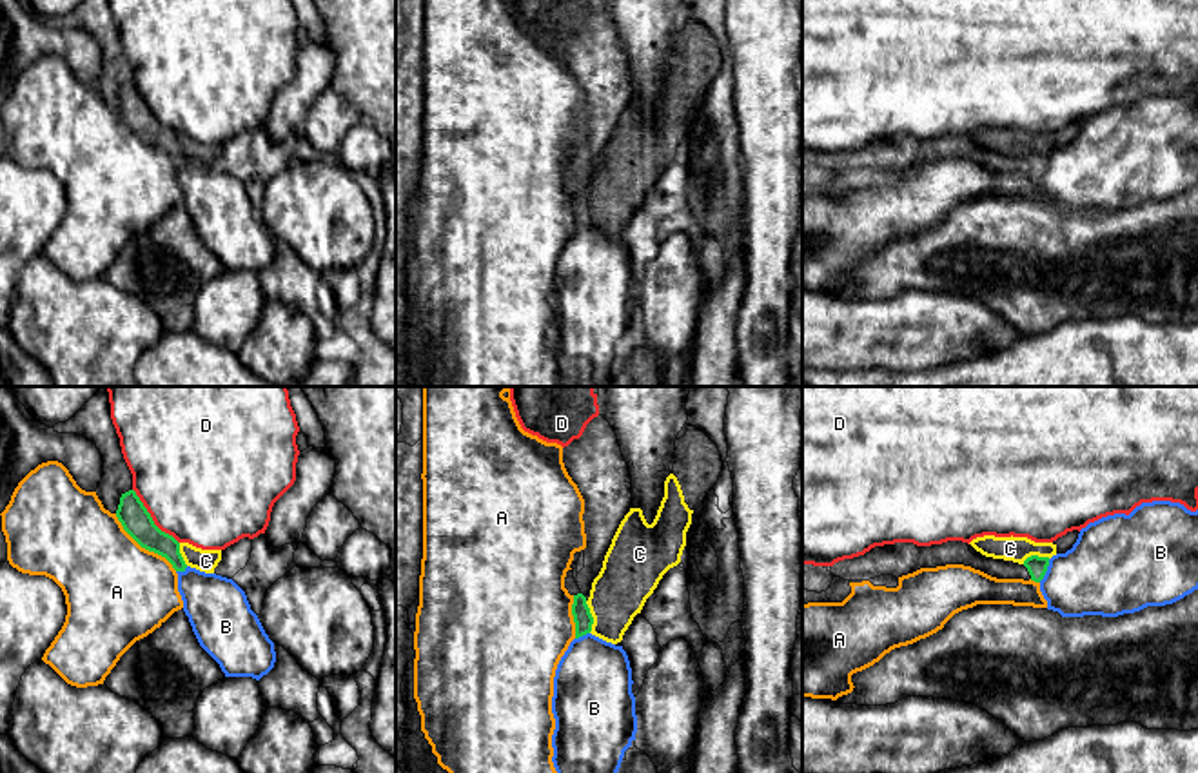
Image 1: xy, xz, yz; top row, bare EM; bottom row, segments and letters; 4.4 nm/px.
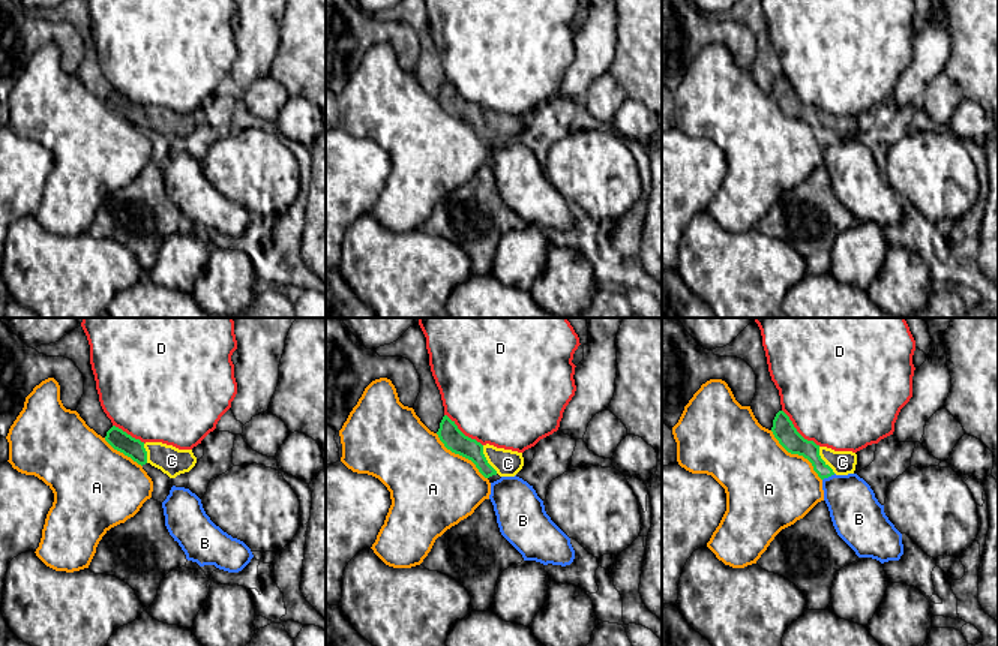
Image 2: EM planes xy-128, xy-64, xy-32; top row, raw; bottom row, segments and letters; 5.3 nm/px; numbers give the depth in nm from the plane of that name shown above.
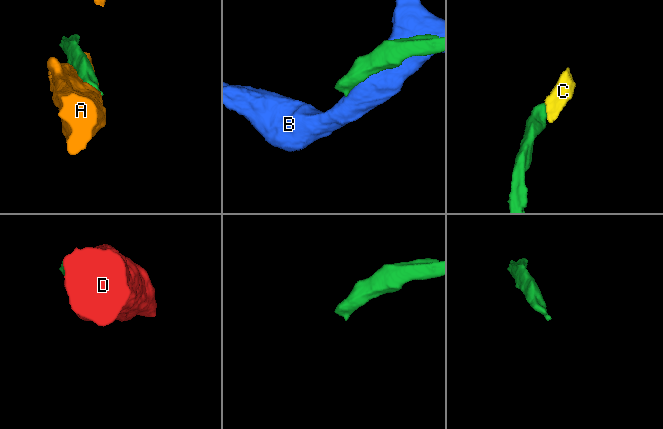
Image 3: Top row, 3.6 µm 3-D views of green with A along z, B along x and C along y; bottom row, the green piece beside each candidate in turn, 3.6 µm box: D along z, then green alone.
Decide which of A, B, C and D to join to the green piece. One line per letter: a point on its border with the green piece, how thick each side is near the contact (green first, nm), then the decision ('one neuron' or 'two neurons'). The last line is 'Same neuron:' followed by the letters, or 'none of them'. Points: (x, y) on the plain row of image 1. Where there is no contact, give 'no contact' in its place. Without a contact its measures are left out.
A: xy (144, 140) | 140/460 nm | two neurons
B: yz (1046, 164) | 90/360 nm | two neurons
C: xz (592, 211) | 90/260 nm | one neuron
D: xy (151, 111) | 140/500 nm | two neurons
Same neuron: C

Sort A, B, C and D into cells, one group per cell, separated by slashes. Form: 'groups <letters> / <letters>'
groups A / B / C / D

